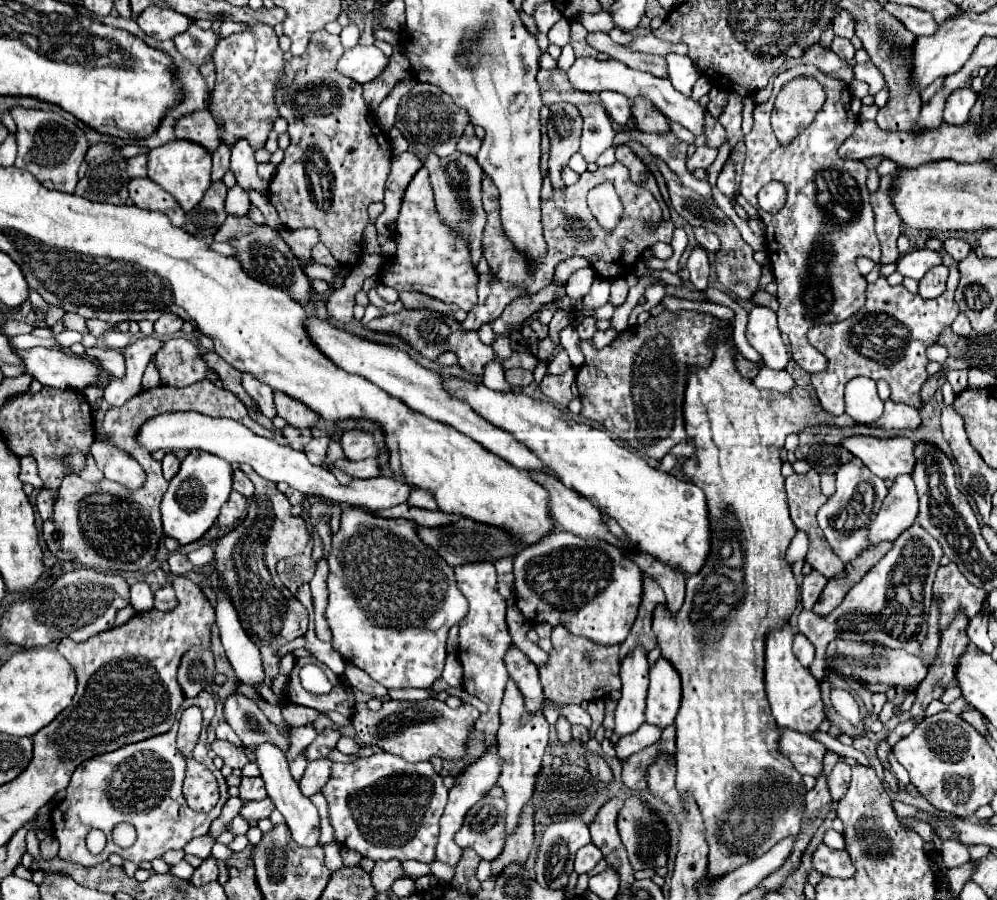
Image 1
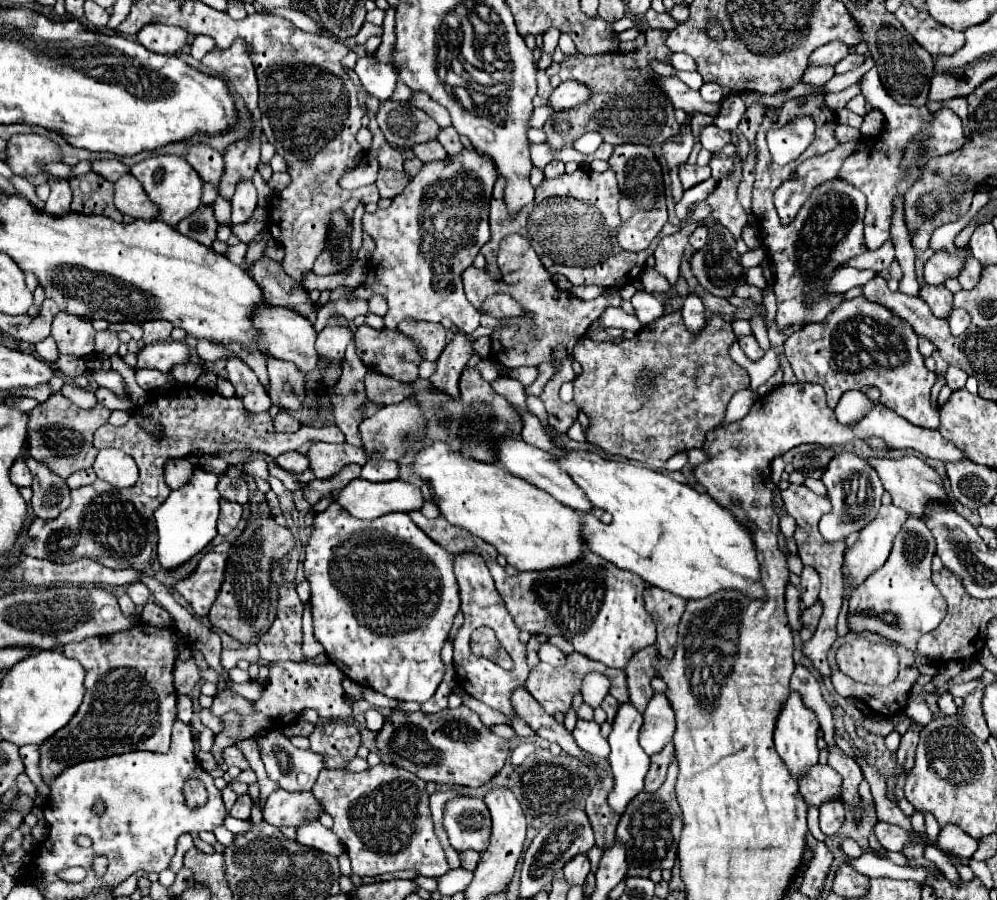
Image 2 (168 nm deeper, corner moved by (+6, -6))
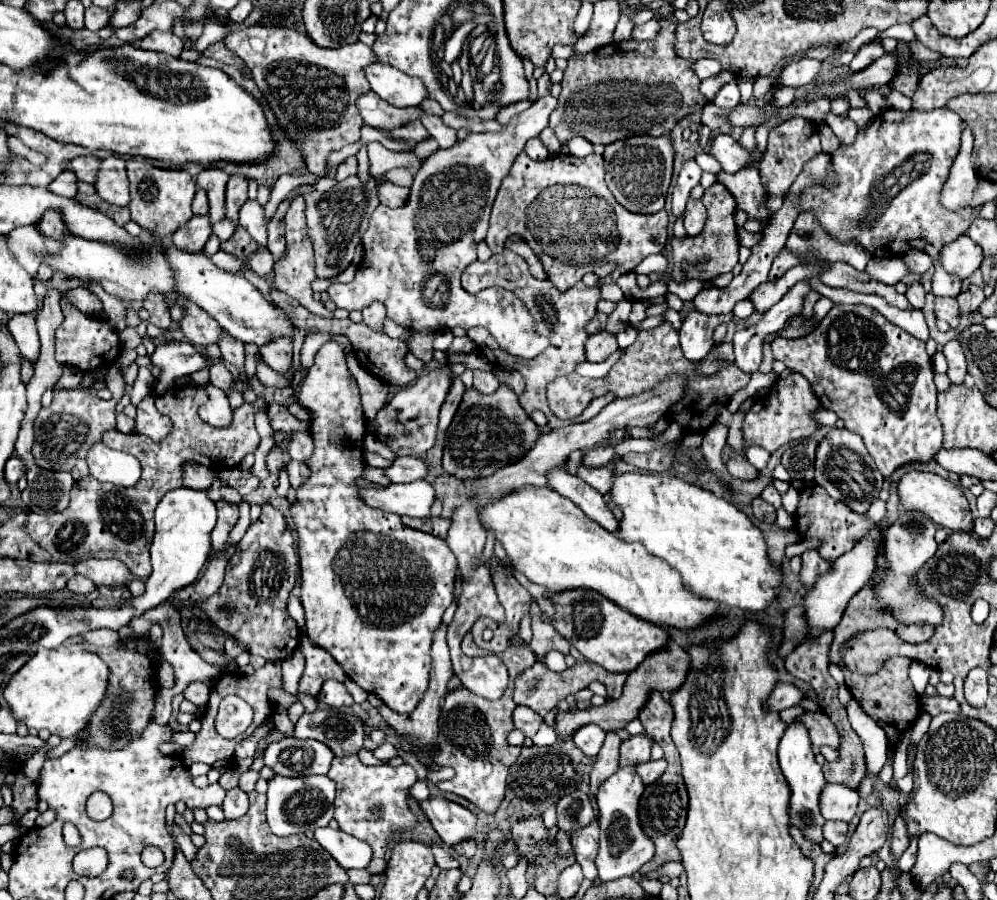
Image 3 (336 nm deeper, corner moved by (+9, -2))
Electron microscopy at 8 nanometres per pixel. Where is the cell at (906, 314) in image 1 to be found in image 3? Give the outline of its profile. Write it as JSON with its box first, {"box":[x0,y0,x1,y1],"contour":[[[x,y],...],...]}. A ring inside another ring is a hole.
{"box":[771,303,943,477],"contour":[[[837,303],[809,335],[803,335],[795,341],[777,337],[771,347],[775,359],[783,361],[787,369],[797,371],[809,379],[821,405],[825,409],[833,409],[845,423],[845,429],[861,435],[867,451],[885,477],[903,463],[929,461],[939,451],[943,433],[937,417],[937,389],[933,383],[931,357],[925,351],[925,343],[889,323],[875,309],[867,305]]]}

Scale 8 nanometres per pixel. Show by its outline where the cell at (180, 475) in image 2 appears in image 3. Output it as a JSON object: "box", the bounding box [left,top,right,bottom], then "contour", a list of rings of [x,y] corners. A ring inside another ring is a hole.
{"box":[183,463,215,489],"contour":[[[187,463],[183,469],[183,485],[189,489],[209,489],[213,479],[215,479],[215,475],[211,473],[209,467],[203,467],[197,463]]]}

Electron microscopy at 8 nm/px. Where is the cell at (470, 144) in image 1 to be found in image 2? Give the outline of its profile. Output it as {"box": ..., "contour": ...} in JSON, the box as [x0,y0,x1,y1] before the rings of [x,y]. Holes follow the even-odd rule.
{"box":[438,127,462,155],"contour":[[[446,127],[446,129],[440,129],[438,133],[438,141],[442,143],[442,147],[446,149],[448,155],[456,155],[462,151],[462,143],[460,143],[460,137],[456,133],[454,127]]]}

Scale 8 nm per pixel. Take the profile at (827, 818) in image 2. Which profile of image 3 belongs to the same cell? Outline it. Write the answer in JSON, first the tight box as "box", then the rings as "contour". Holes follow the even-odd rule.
{"box":[823,821,847,847],"contour":[[[825,821],[823,837],[831,841],[835,847],[843,845],[847,839],[847,823],[845,821]]]}

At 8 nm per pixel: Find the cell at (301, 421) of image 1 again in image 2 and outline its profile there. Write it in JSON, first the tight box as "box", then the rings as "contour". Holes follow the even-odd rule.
{"box":[268,357,306,413],"contour":[[[268,357],[268,375],[270,375],[268,395],[272,403],[280,405],[280,411],[288,413],[298,411],[306,397],[304,375],[300,373],[300,369],[290,361]]]}

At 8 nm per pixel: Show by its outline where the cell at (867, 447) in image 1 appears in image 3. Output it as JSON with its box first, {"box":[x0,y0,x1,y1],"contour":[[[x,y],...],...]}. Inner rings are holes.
{"box":[897,471,973,531],"contour":[[[909,471],[907,475],[903,475],[897,481],[897,495],[901,505],[907,511],[915,511],[915,513],[923,513],[923,517],[933,519],[935,523],[949,527],[953,531],[971,531],[973,521],[971,521],[971,513],[969,513],[969,503],[963,495],[961,489],[957,489],[953,483],[949,483],[947,479],[935,475],[935,473],[927,473],[927,471]]]}

